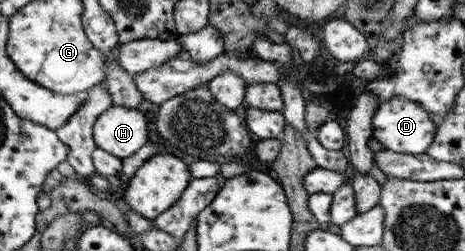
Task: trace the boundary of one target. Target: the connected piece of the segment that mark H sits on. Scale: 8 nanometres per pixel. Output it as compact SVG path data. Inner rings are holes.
M111 106L94 125L97 149L119 159L137 154L148 141L147 135L147 119L139 109L130 107Z

